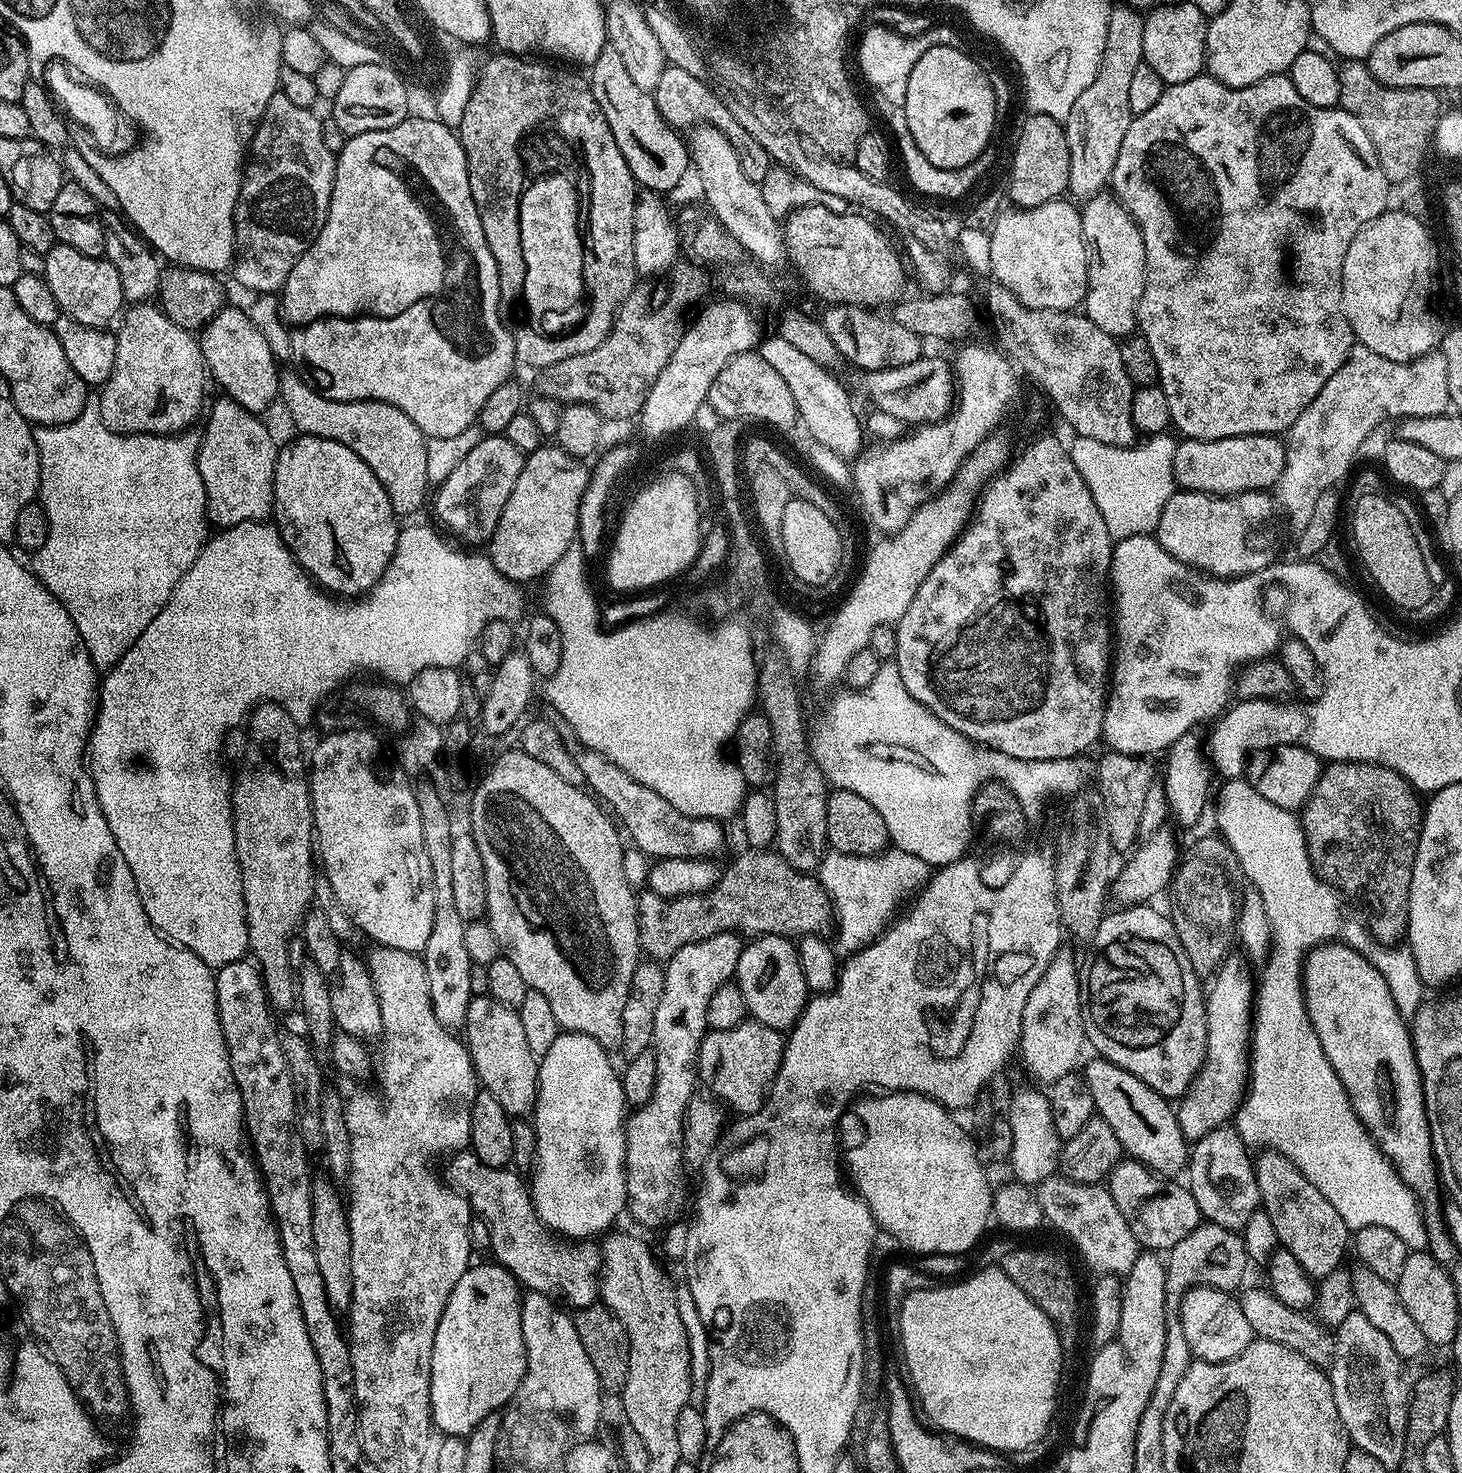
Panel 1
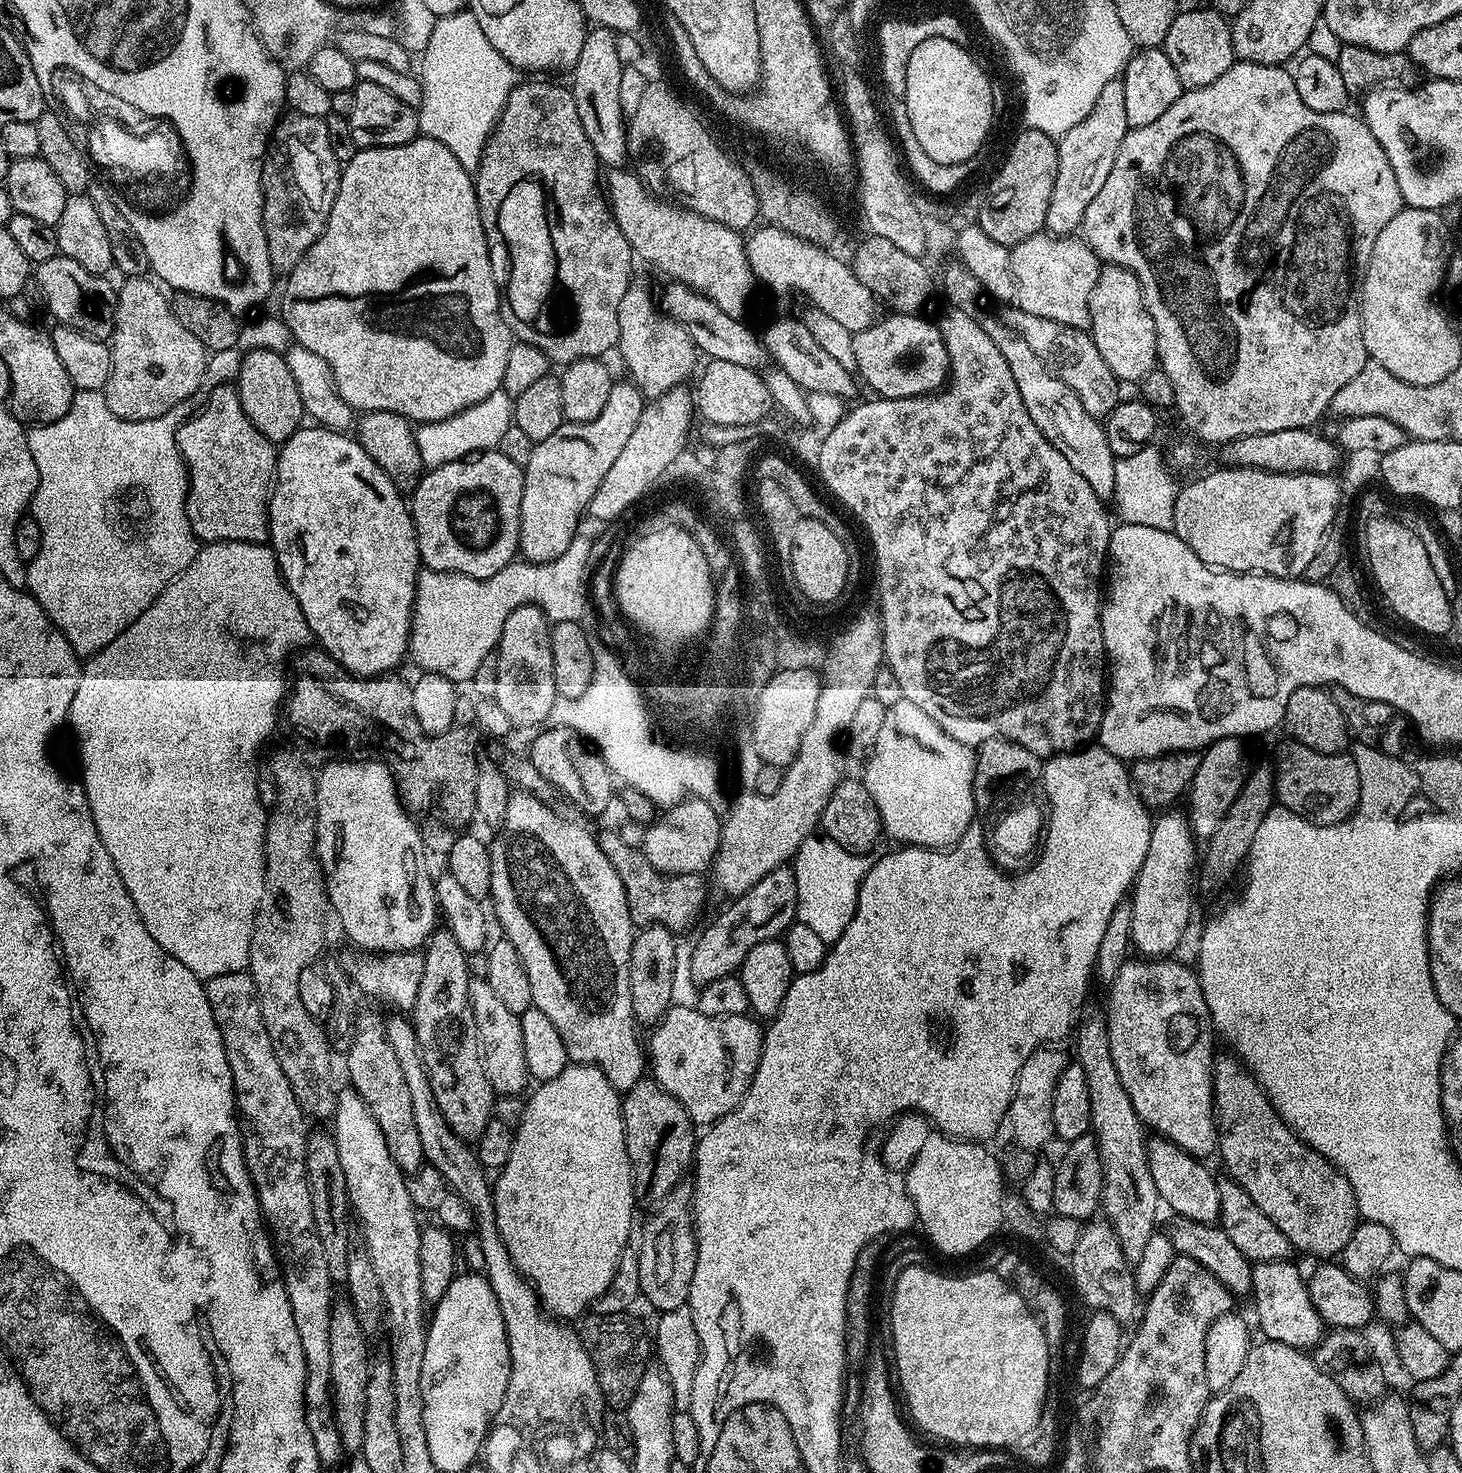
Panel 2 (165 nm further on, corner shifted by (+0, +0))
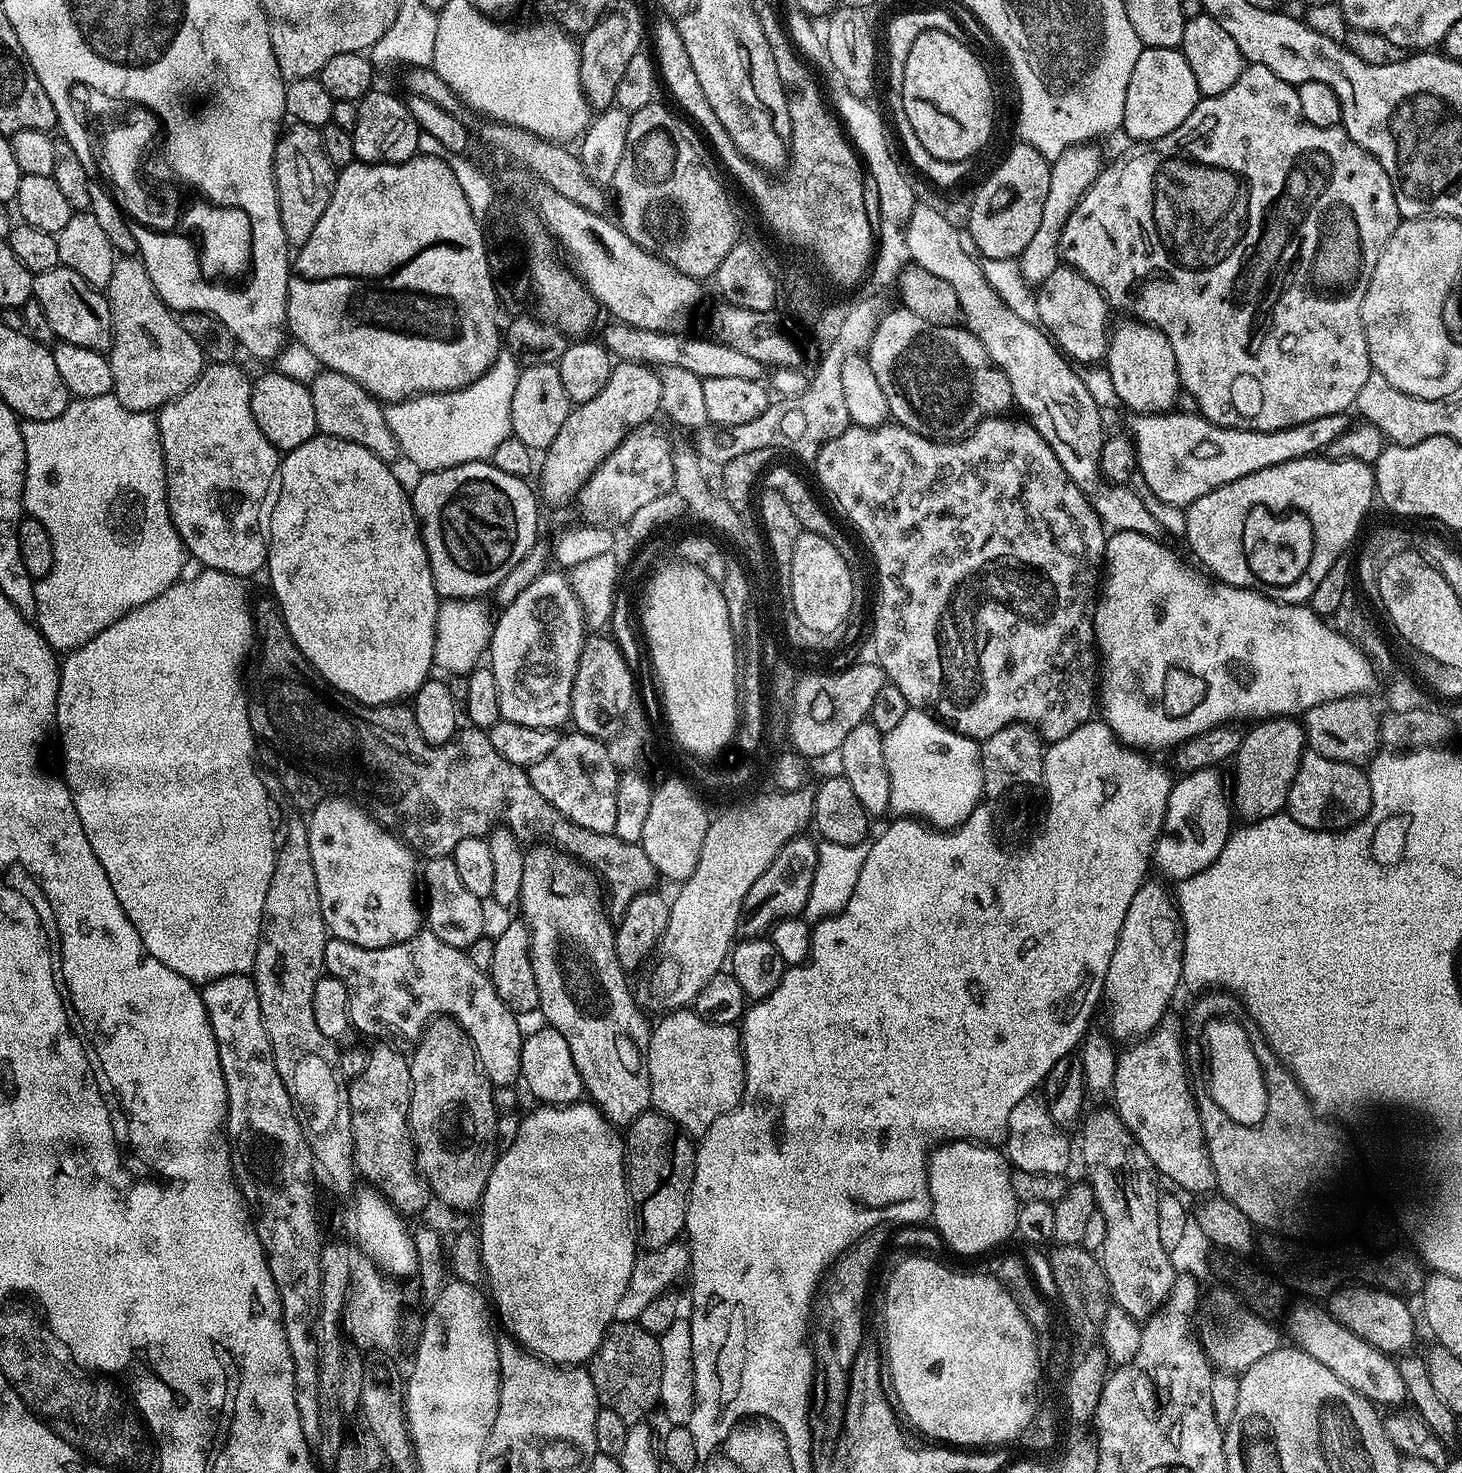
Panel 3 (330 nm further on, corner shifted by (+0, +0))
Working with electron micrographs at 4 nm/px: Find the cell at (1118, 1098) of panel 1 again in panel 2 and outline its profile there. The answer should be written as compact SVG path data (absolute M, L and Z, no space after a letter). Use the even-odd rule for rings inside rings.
M1163 1138L1147 1141L1148 1165L1150 1178L1154 1178L1157 1197L1169 1208L1169 1213L1190 1218L1193 1222L1210 1224L1220 1219L1219 1186L1217 1177L1212 1177L1208 1168L1203 1168L1201 1161L1181 1150L1177 1144L1171 1144Z

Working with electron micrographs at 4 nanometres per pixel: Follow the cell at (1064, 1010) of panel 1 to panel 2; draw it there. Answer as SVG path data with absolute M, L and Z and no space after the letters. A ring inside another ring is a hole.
M1045 1046L1037 1048L1022 1066L1016 1075L1012 1101L1008 1107L1006 1128L1012 1131L1019 1147L1024 1150L1040 1150L1040 1147L1054 1136L1054 1086L1062 1074L1062 1070L1070 1063L1069 1057L1059 1052L1059 1047Z

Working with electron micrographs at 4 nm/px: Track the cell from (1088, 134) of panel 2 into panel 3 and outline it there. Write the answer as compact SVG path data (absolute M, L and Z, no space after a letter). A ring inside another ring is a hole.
M1077 145L1075 148L1068 148L1063 155L1051 161L1050 170L1050 191L1046 194L1046 207L1042 210L1042 222L1038 222L1038 230L1034 233L1034 238L1022 250L1018 257L1020 274L1022 279L1031 286L1041 286L1054 274L1054 270L1061 263L1060 258L1060 231L1070 218L1070 214L1078 206L1084 191L1096 180L1096 175L1102 169L1100 162L1100 152L1096 146Z

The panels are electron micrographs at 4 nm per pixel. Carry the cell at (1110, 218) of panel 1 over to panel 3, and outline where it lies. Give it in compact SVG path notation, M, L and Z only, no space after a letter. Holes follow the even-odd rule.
M1132 318L1129 324L1111 329L1108 342L1108 380L1116 396L1132 414L1163 414L1176 408L1176 399L1182 390L1178 366L1174 358L1174 346L1157 328L1142 324Z

